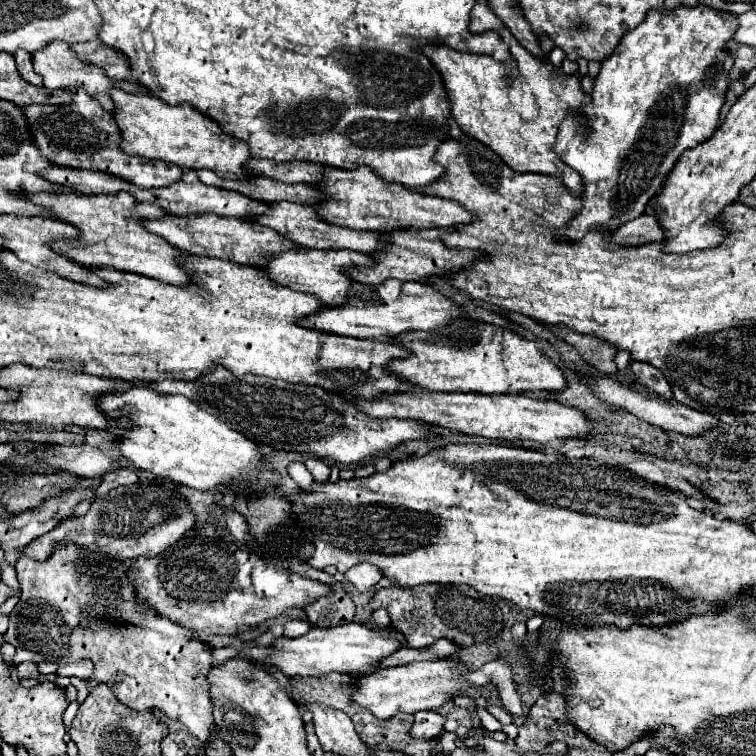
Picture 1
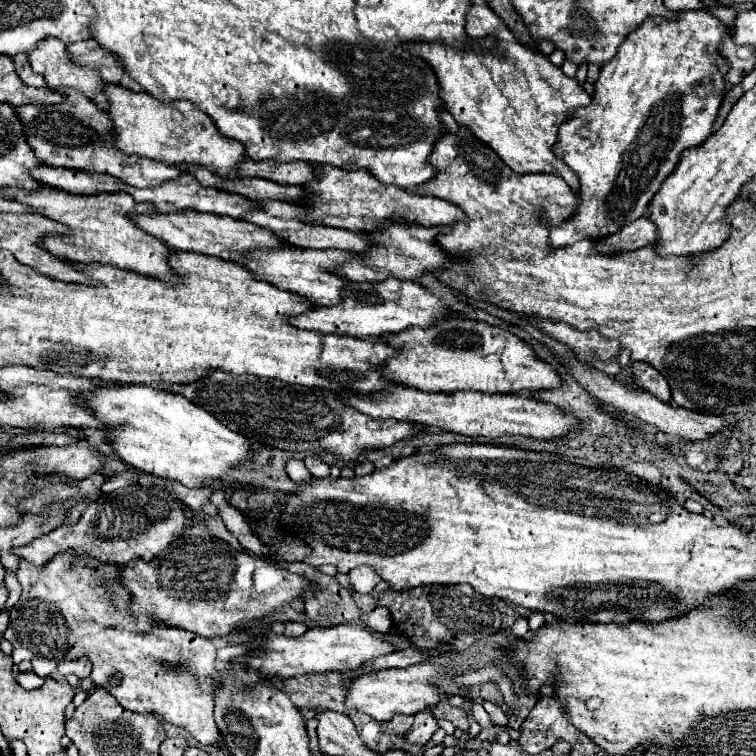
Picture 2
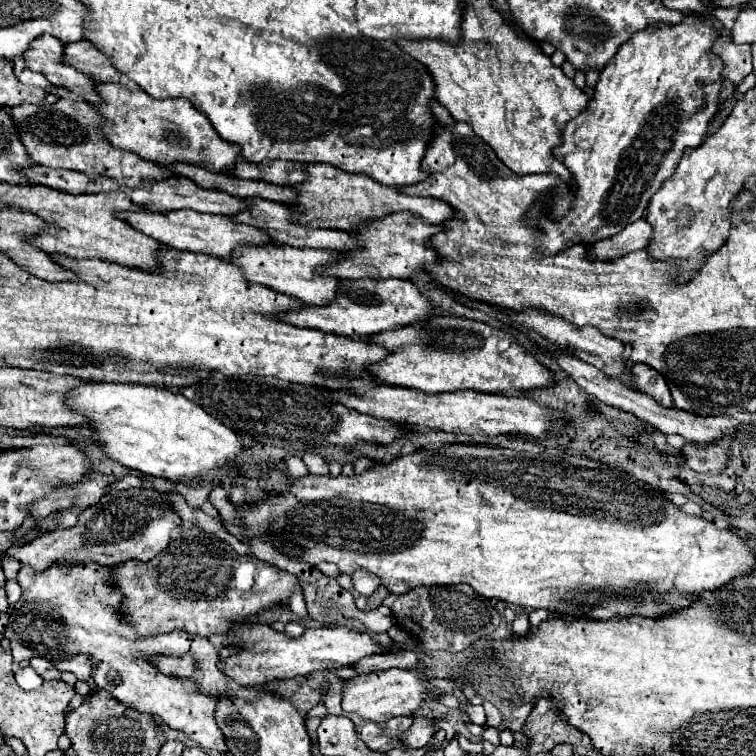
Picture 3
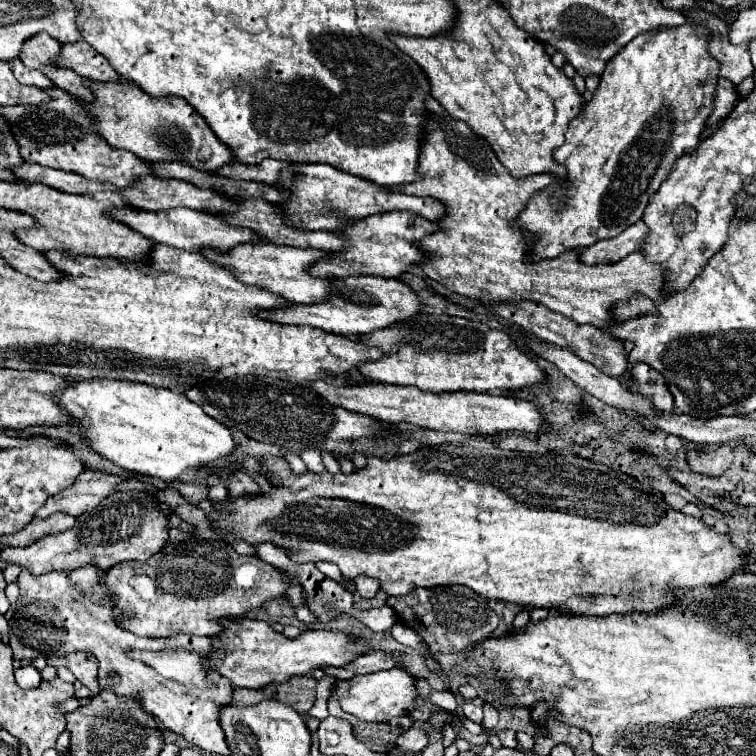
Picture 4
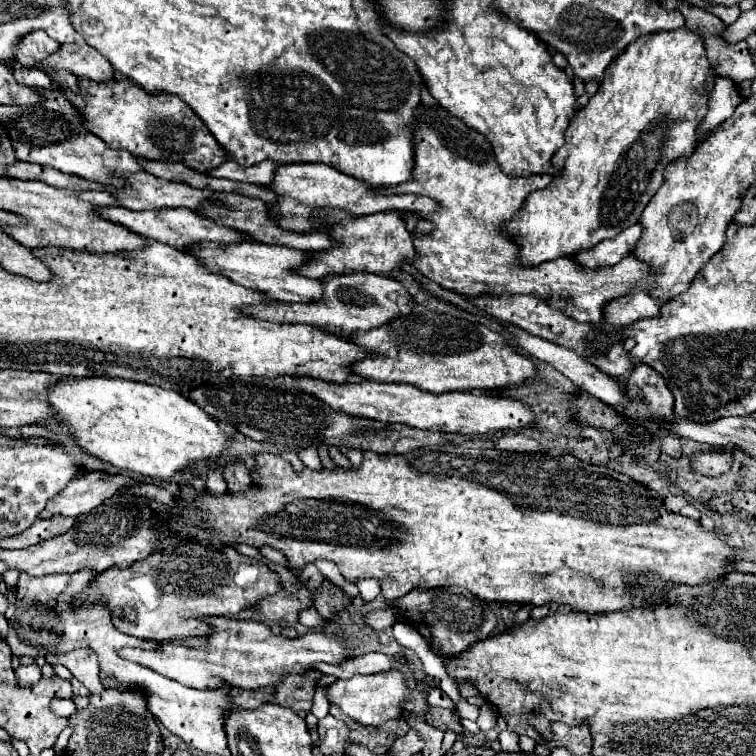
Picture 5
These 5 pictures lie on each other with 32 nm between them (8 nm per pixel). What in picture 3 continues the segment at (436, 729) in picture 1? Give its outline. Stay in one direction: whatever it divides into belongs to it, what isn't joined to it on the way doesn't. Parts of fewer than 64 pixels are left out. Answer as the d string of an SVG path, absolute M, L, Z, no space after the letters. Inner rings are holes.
M414 718L414 724L402 734L400 742L406 748L418 750L418 748L426 748L428 746L432 734L434 734L434 724L432 724L430 718Z

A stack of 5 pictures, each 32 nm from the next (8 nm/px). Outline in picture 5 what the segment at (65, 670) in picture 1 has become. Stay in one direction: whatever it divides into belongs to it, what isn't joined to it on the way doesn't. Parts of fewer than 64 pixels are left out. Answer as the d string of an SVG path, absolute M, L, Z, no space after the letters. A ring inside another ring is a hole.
M78 648L78 650L54 654L54 656L48 656L48 660L64 664L72 672L72 676L78 678L90 690L90 694L100 694L104 690L100 682L98 656L90 648Z

